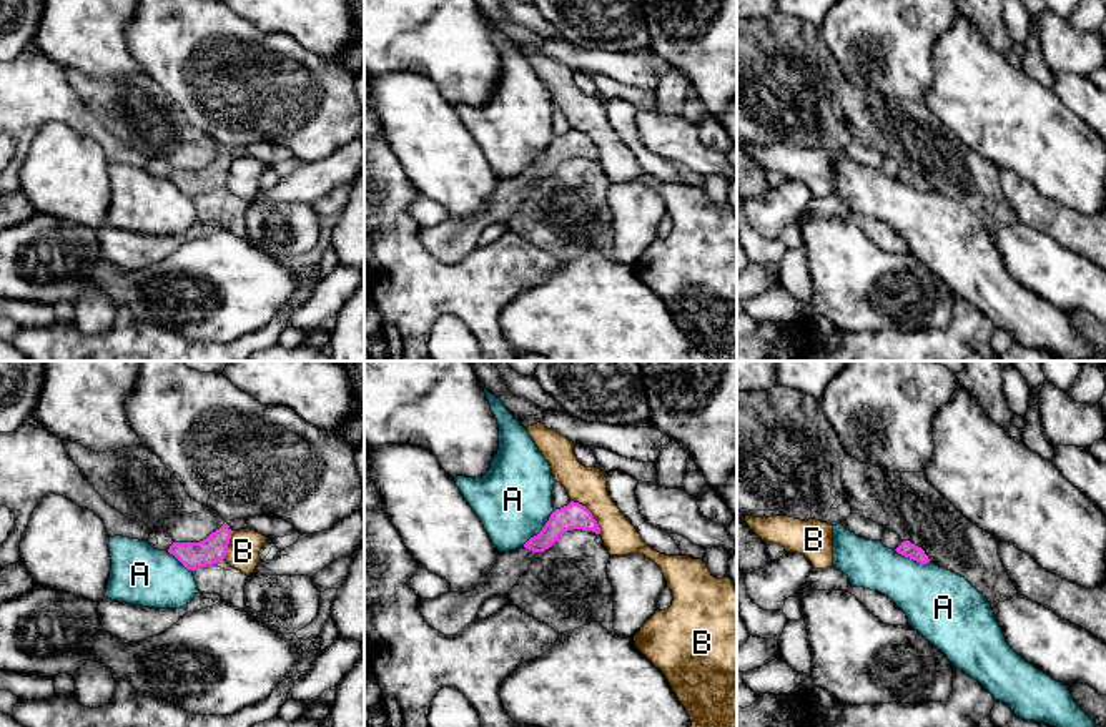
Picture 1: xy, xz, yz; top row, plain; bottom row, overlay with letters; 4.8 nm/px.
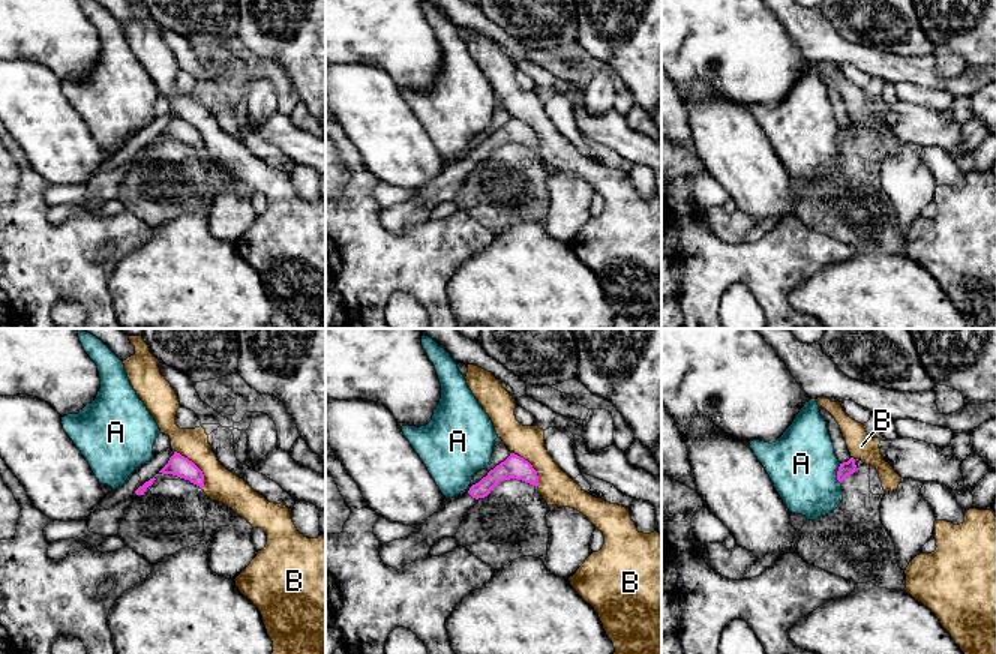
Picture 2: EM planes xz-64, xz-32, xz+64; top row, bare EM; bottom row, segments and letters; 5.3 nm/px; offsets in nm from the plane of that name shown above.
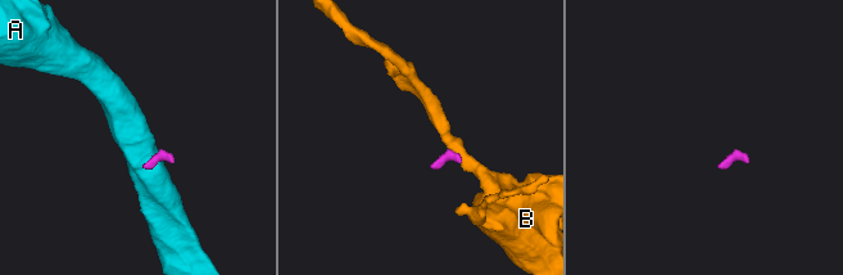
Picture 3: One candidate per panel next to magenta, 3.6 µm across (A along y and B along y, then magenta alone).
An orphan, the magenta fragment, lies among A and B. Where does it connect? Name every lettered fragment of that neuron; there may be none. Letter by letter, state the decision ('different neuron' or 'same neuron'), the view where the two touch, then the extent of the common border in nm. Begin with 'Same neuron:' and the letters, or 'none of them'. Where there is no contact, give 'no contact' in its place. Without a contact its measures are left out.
Same neuron: none of them
A: different neuron; contact in xz; length 220 nm
B: different neuron; contact in xz; length 220 nm

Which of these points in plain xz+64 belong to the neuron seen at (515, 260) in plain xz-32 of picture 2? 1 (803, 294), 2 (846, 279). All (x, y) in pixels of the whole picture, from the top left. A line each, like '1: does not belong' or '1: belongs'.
1: belongs
2: belongs

